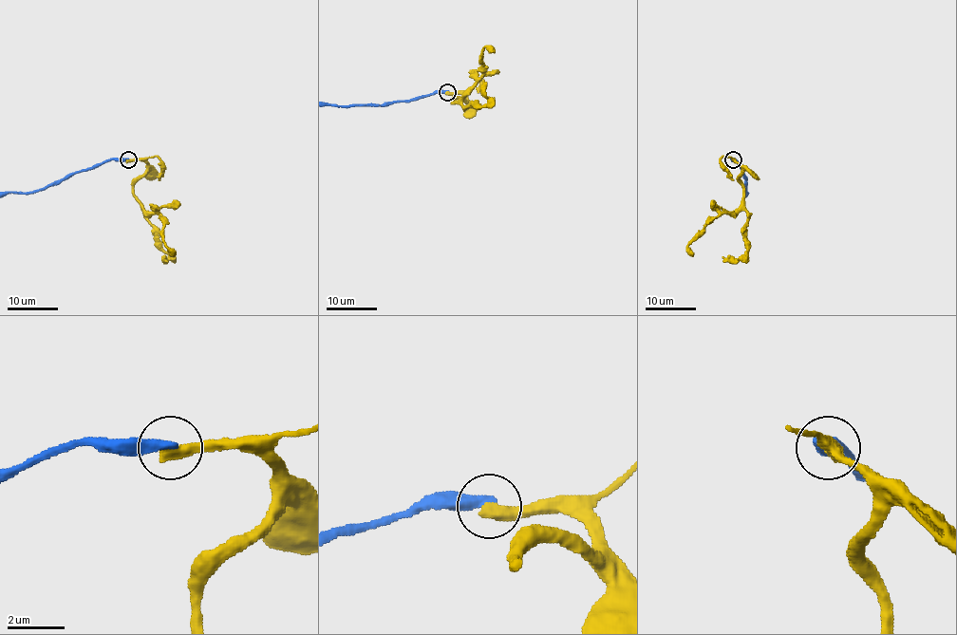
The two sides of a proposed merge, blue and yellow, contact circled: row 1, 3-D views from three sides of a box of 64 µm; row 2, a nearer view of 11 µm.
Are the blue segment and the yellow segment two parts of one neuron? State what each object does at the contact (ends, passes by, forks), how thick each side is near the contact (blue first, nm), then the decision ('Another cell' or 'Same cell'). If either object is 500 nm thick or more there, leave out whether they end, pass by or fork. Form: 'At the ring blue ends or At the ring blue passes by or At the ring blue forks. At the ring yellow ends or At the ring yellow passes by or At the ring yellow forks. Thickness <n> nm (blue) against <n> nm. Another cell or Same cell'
At the ring blue ends. At the ring yellow ends. Thickness 400 nm (blue) against 480 nm. Another cell

